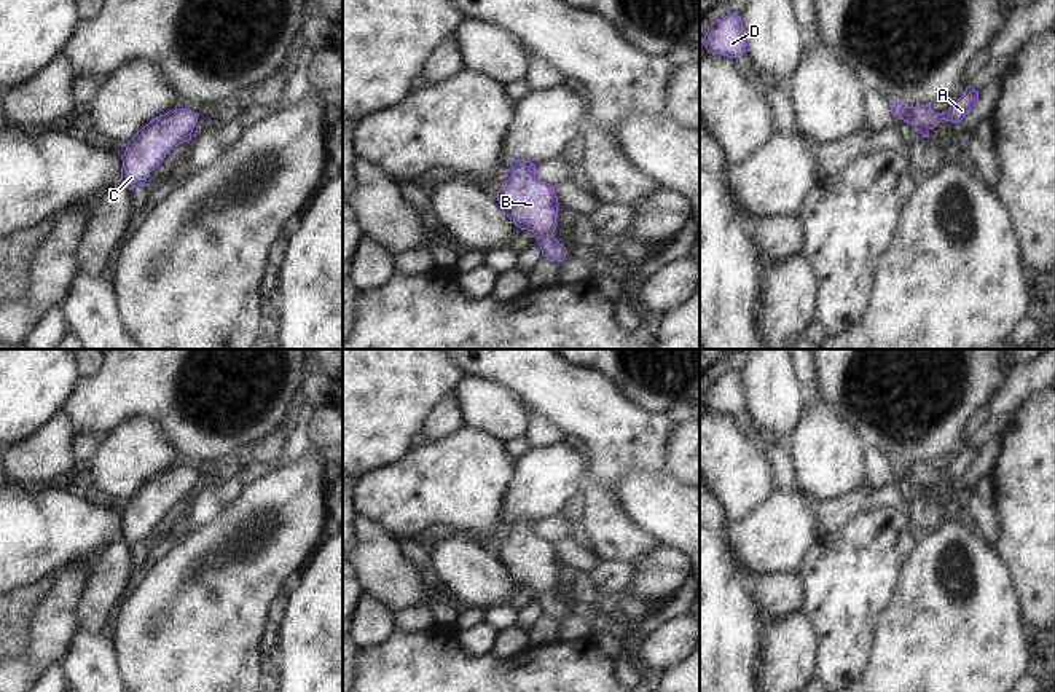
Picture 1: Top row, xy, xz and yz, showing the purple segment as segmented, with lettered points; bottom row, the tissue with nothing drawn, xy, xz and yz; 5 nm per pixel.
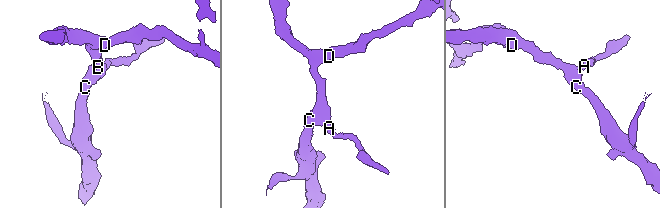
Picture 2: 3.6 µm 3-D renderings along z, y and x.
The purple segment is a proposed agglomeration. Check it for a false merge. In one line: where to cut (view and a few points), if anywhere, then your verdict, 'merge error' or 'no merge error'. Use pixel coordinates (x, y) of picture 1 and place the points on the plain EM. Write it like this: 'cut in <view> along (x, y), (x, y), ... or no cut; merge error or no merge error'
no cut; no merge error

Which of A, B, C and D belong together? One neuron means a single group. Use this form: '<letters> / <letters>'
A B C D

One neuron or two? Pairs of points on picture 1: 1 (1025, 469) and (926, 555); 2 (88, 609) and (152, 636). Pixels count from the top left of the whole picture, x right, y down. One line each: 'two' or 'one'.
1: two
2: two

